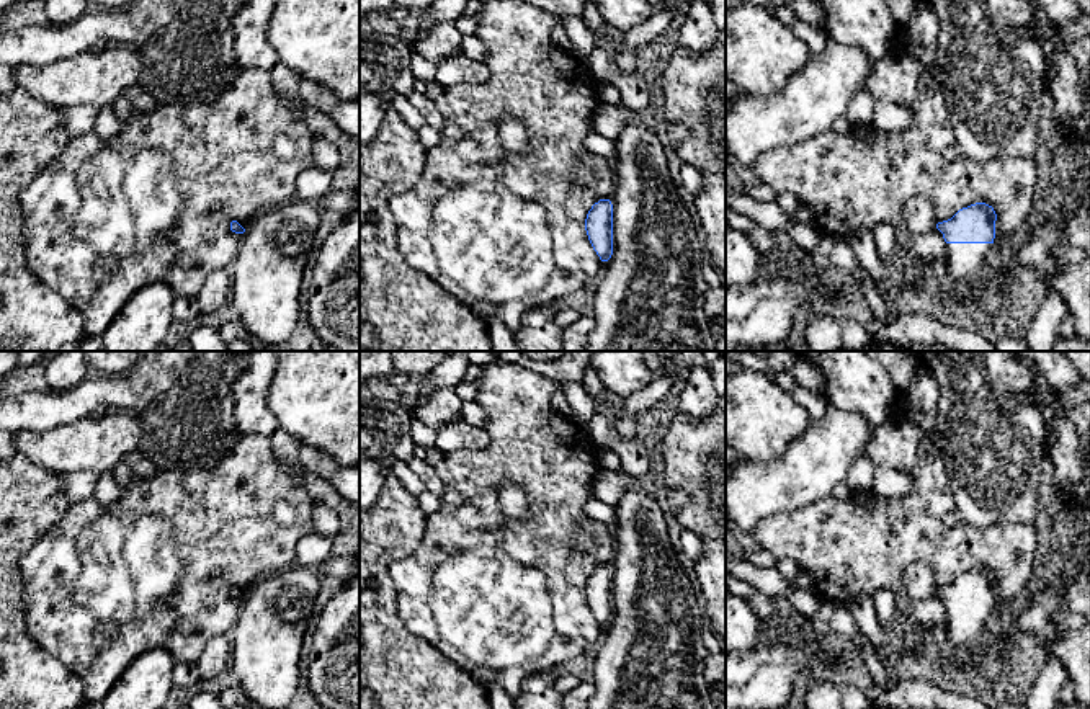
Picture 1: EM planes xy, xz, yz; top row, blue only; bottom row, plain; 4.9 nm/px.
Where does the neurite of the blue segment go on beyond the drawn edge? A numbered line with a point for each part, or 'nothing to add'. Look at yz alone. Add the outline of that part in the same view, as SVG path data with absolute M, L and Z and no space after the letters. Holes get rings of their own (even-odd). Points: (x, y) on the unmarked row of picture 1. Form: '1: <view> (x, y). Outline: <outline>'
1: yz (963, 629). Outline: M946 609L945 635L938 644L945 658L958 657L963 650L977 645L984 632L984 621L992 609Z

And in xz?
nothing to add

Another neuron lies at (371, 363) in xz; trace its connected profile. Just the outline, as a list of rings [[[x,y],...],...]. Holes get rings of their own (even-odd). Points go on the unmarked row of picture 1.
[[[360,351],[360,389],[373,377],[394,374],[389,351]]]

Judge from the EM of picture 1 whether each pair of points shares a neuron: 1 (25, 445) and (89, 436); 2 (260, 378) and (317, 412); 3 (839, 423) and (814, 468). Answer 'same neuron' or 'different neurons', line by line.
1: same neuron
2: different neurons
3: same neuron

